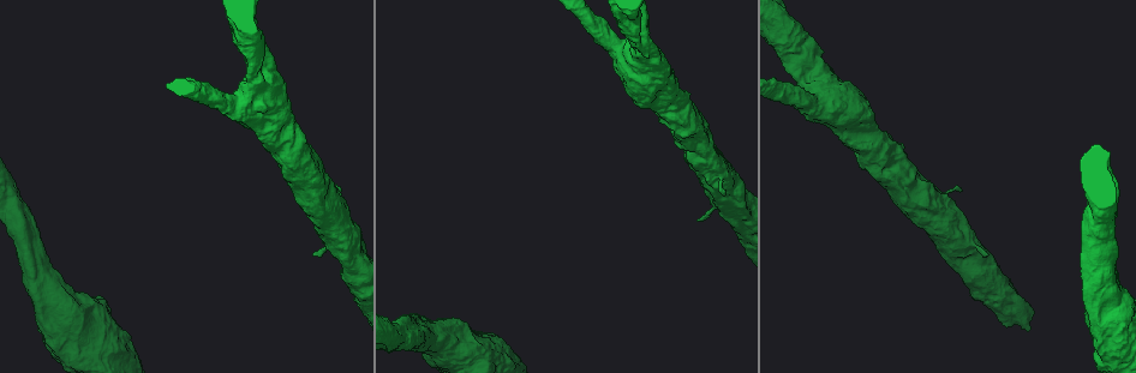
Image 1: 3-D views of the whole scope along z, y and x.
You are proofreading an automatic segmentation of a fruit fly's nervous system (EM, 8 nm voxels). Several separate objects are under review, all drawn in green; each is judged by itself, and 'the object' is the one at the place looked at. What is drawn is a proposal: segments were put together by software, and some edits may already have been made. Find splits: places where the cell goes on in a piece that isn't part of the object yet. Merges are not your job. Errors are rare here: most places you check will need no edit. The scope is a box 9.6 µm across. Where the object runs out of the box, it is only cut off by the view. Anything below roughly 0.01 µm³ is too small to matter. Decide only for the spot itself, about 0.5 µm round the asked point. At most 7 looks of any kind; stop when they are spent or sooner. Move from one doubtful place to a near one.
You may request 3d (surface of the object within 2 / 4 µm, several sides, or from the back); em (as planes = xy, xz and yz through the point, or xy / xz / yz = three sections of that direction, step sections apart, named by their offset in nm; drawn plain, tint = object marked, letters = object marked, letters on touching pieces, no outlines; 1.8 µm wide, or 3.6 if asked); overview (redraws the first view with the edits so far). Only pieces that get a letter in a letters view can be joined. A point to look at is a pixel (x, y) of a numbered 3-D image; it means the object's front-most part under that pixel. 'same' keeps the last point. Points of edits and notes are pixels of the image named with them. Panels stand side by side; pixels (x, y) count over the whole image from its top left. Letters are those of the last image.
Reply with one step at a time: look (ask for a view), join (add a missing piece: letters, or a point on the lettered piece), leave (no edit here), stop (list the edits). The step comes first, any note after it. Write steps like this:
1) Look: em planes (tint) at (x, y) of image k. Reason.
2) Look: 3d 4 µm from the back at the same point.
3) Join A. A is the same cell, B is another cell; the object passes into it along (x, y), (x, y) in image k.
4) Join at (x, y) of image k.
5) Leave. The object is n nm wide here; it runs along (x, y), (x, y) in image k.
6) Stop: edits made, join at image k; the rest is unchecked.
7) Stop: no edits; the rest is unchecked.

Look: 3d 4 µm at (314, 252) of image 1. Free end.

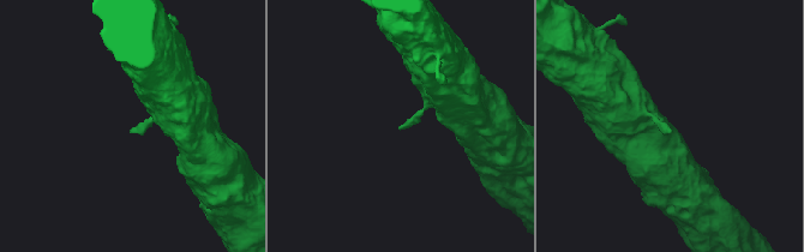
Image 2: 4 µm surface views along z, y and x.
Look: em yz step 16 (tint) at (131, 130) of image 2.

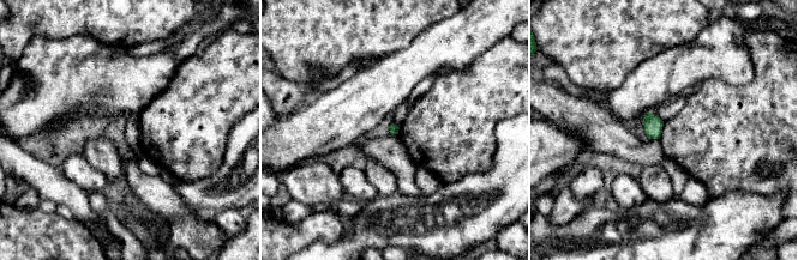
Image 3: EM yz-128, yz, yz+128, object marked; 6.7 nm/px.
Look: em planes (letters) at the same point.

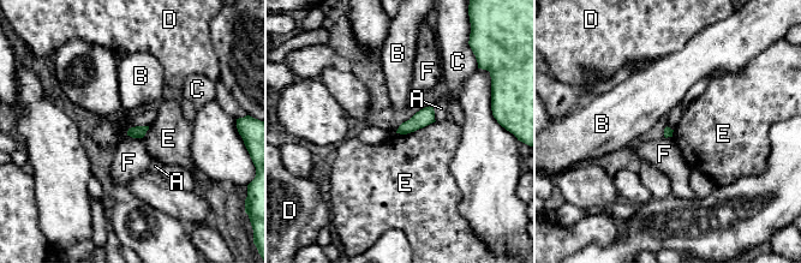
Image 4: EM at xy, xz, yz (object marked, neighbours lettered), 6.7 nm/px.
Leave. A, B, C, D, E and F are other cells; a border runs along (435, 120), (406, 133), (395, 132) in image 4; no lettered piece goes on from it.

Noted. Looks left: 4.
Look: em xy step 8 (tint) at (339, 190) of image 1.

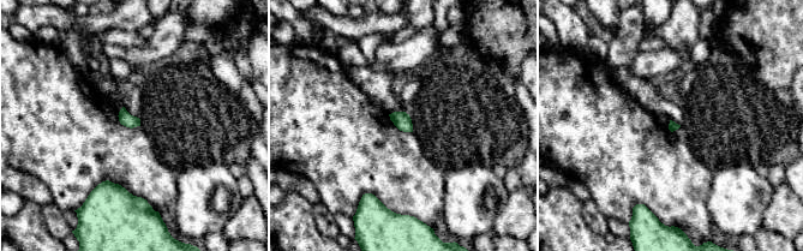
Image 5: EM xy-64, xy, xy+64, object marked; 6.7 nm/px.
Look: em planes (letters) at the same point. Another direction.

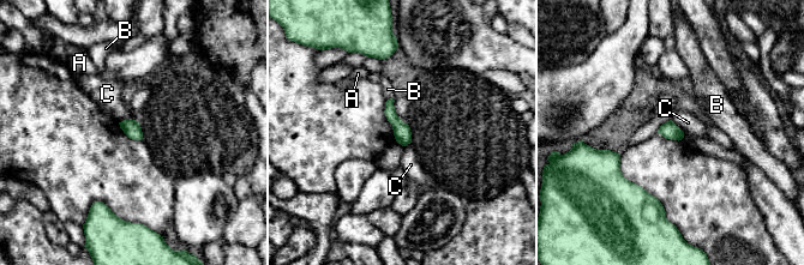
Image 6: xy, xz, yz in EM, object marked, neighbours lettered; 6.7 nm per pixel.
Leave. The object is 110 nm wide here; A, B and C are other cells; none of them fits.

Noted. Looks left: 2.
Look: em planes (letters) at (252, 65) of image 1. Closes a loop.

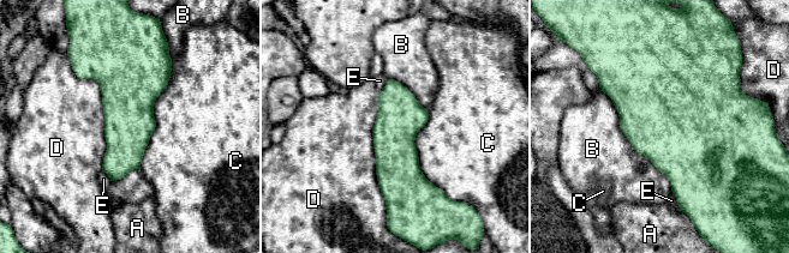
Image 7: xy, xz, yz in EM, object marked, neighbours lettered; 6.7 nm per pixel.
Leave. A, B, C, D and E are other cells; a border runs along (70, 64), (99, 85), (102, 168) in image 7; no lettered piece goes on from it.

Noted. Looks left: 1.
Stop: no edits; the rest is unchecked.

